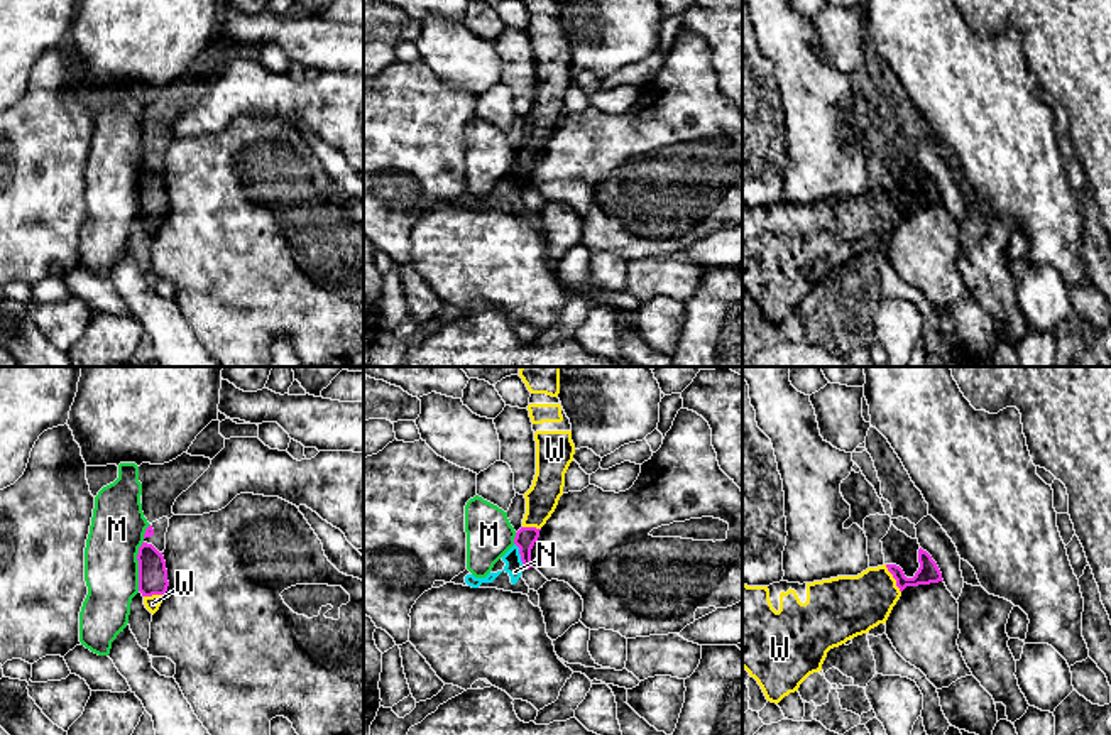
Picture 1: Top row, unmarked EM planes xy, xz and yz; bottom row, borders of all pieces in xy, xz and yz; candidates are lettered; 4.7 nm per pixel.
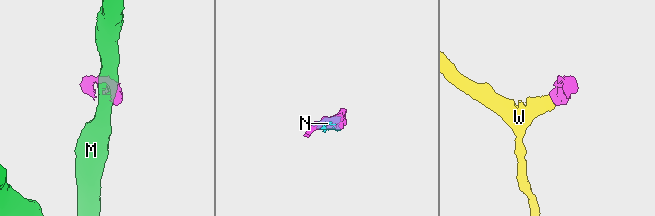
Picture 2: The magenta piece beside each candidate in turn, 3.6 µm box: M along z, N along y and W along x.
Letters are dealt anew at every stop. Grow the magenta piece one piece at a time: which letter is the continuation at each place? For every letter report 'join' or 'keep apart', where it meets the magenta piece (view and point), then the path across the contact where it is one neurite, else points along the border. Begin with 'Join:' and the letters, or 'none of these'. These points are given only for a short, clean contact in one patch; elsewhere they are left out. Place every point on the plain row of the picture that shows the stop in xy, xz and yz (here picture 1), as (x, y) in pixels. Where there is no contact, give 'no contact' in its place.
Join: N, W
M: keep apart | xy (139, 188)
N: join | xz (521, 178)
W: join | yz (893, 198) | across yz (929, 193), (913, 203), (893, 198), (866, 222), (849, 227)

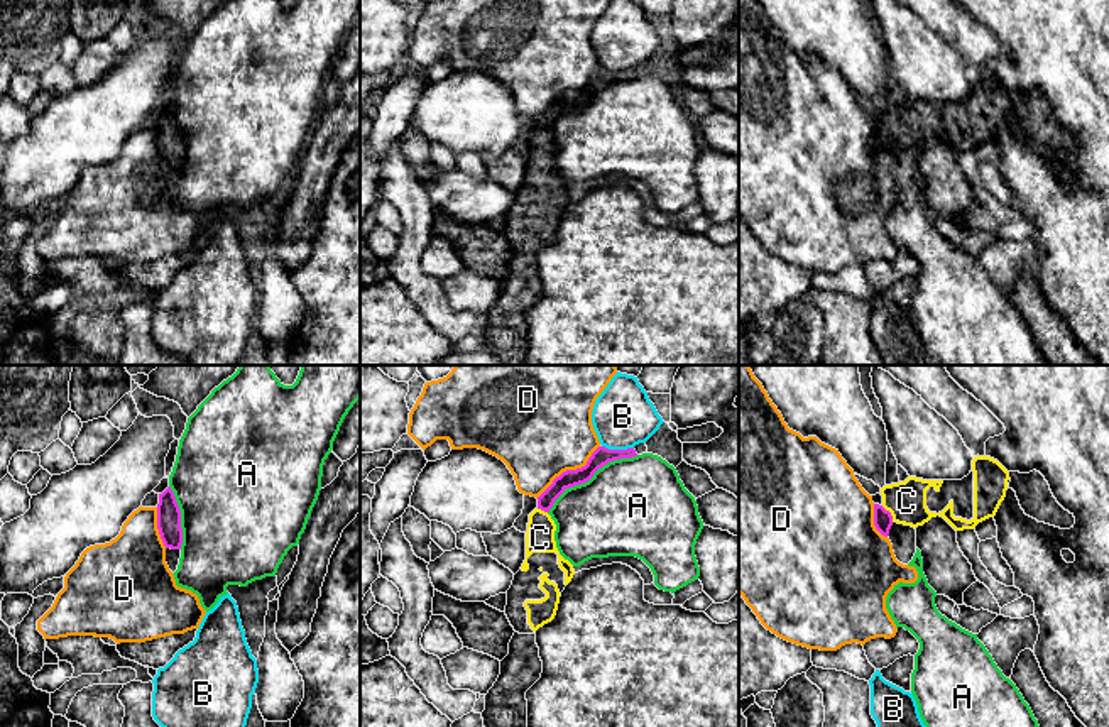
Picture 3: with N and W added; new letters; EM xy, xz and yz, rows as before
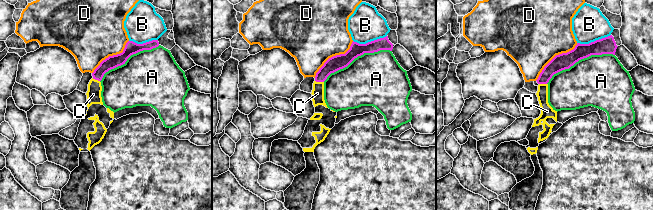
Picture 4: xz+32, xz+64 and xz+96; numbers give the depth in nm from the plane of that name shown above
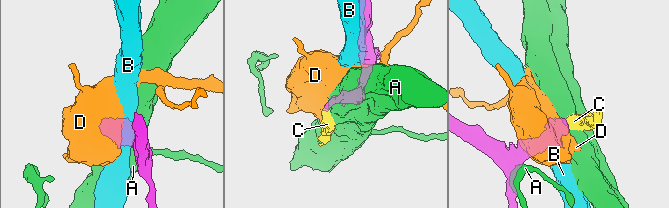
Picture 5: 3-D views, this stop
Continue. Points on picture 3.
Join: C
A: keep apart | xz (590, 98)
B: keep apart | xz (617, 71)
C: join | yz (890, 134) | across yz (883, 141), (890, 134), (906, 122)
D: keep apart | xz (570, 92)

